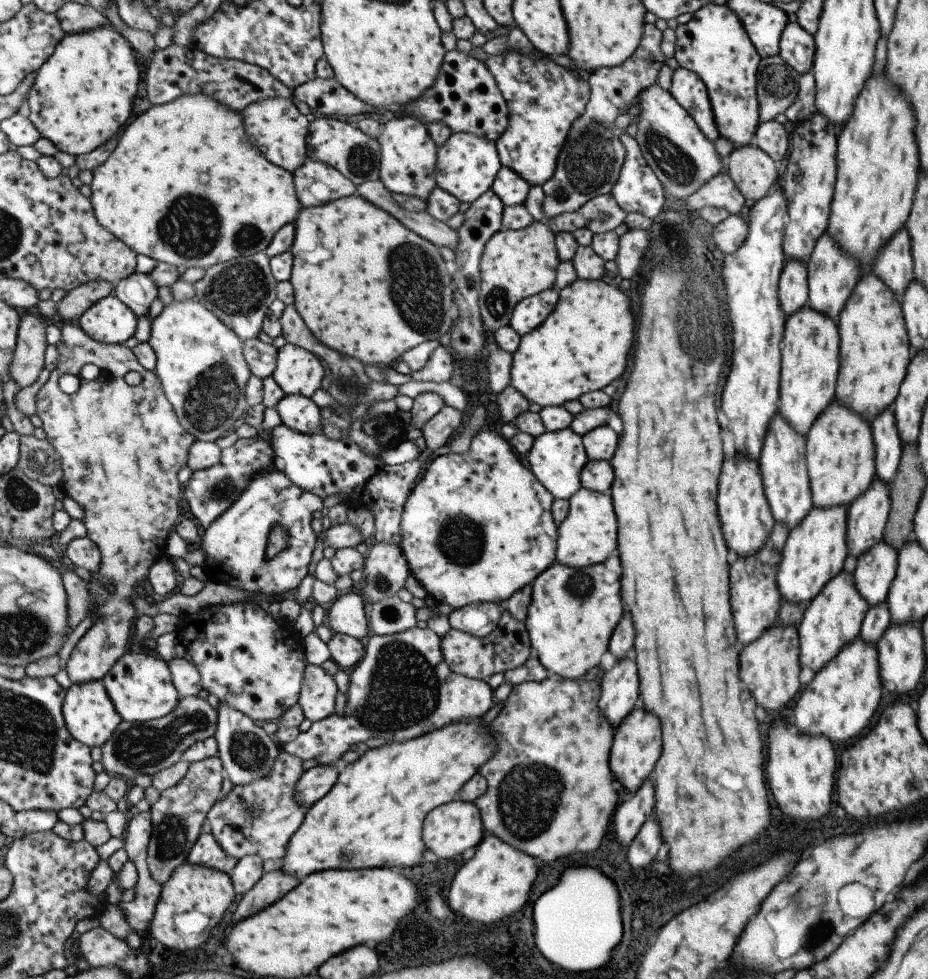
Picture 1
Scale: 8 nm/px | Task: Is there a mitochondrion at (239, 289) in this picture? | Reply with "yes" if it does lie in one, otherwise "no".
yes

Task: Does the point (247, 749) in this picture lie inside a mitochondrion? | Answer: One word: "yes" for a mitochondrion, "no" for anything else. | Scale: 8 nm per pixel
yes

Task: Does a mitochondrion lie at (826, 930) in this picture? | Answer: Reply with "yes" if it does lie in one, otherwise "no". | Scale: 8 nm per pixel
yes

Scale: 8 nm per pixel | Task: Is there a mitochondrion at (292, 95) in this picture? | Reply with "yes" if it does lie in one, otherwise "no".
no

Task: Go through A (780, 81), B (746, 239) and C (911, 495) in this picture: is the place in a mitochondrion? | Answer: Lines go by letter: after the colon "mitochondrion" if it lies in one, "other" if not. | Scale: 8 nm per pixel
A: mitochondrion
B: other
C: mitochondrion

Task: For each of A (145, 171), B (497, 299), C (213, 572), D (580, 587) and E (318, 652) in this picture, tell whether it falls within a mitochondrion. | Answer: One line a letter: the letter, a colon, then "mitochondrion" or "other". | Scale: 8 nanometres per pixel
A: other
B: mitochondrion
C: other
D: mitochondrion
E: other

